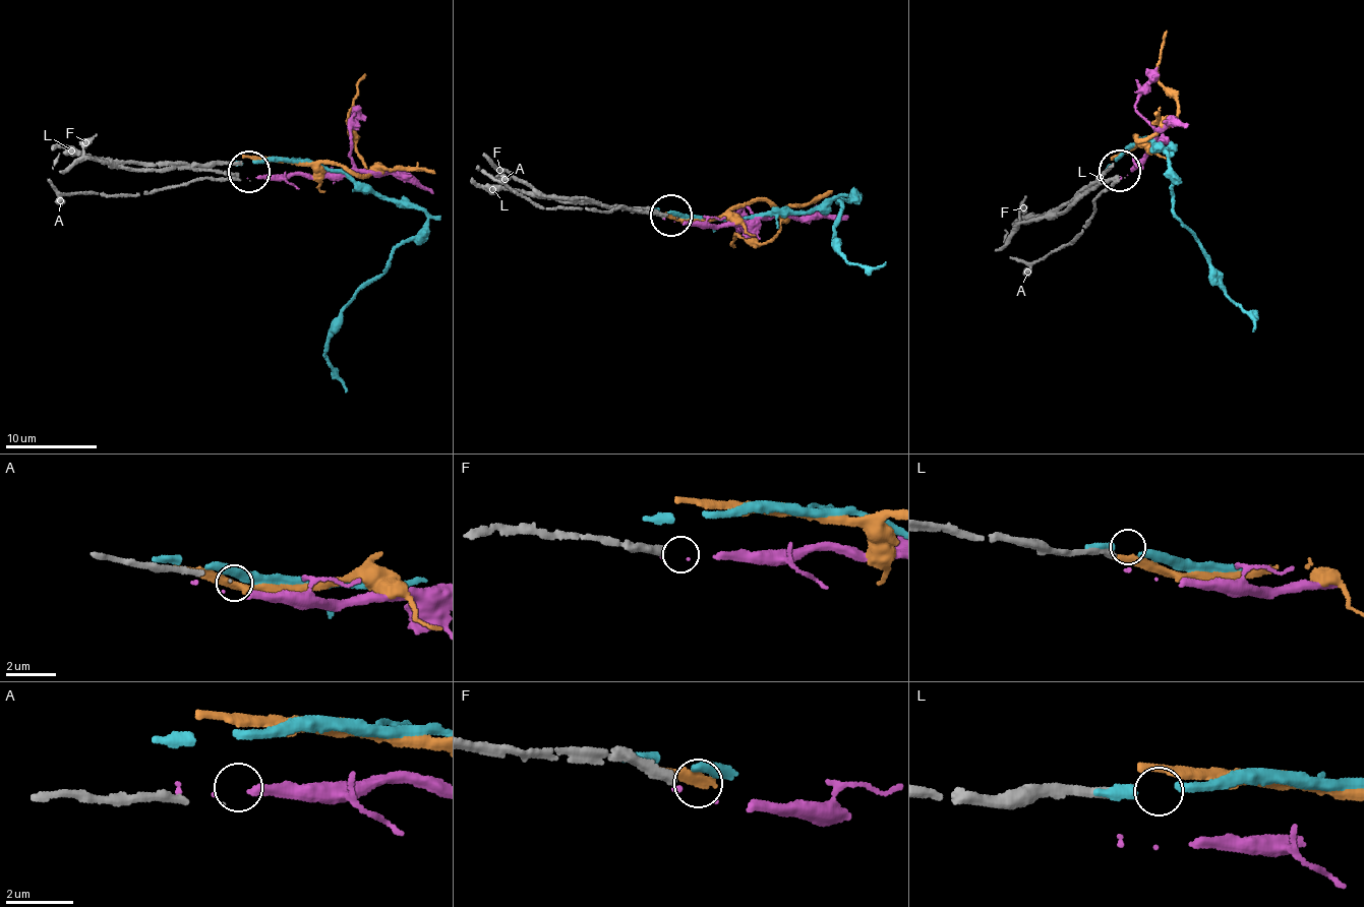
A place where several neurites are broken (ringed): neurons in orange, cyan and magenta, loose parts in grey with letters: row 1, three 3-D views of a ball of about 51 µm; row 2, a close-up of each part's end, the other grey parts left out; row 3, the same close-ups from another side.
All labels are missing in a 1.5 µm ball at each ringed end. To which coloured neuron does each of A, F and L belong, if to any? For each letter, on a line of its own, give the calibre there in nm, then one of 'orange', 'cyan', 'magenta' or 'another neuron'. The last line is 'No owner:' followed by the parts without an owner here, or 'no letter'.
A: 20 nm thick; another neuron
F: 340 nm thick; another neuron
L: 240 nm thick; another neuron
No owner: A, F, L

